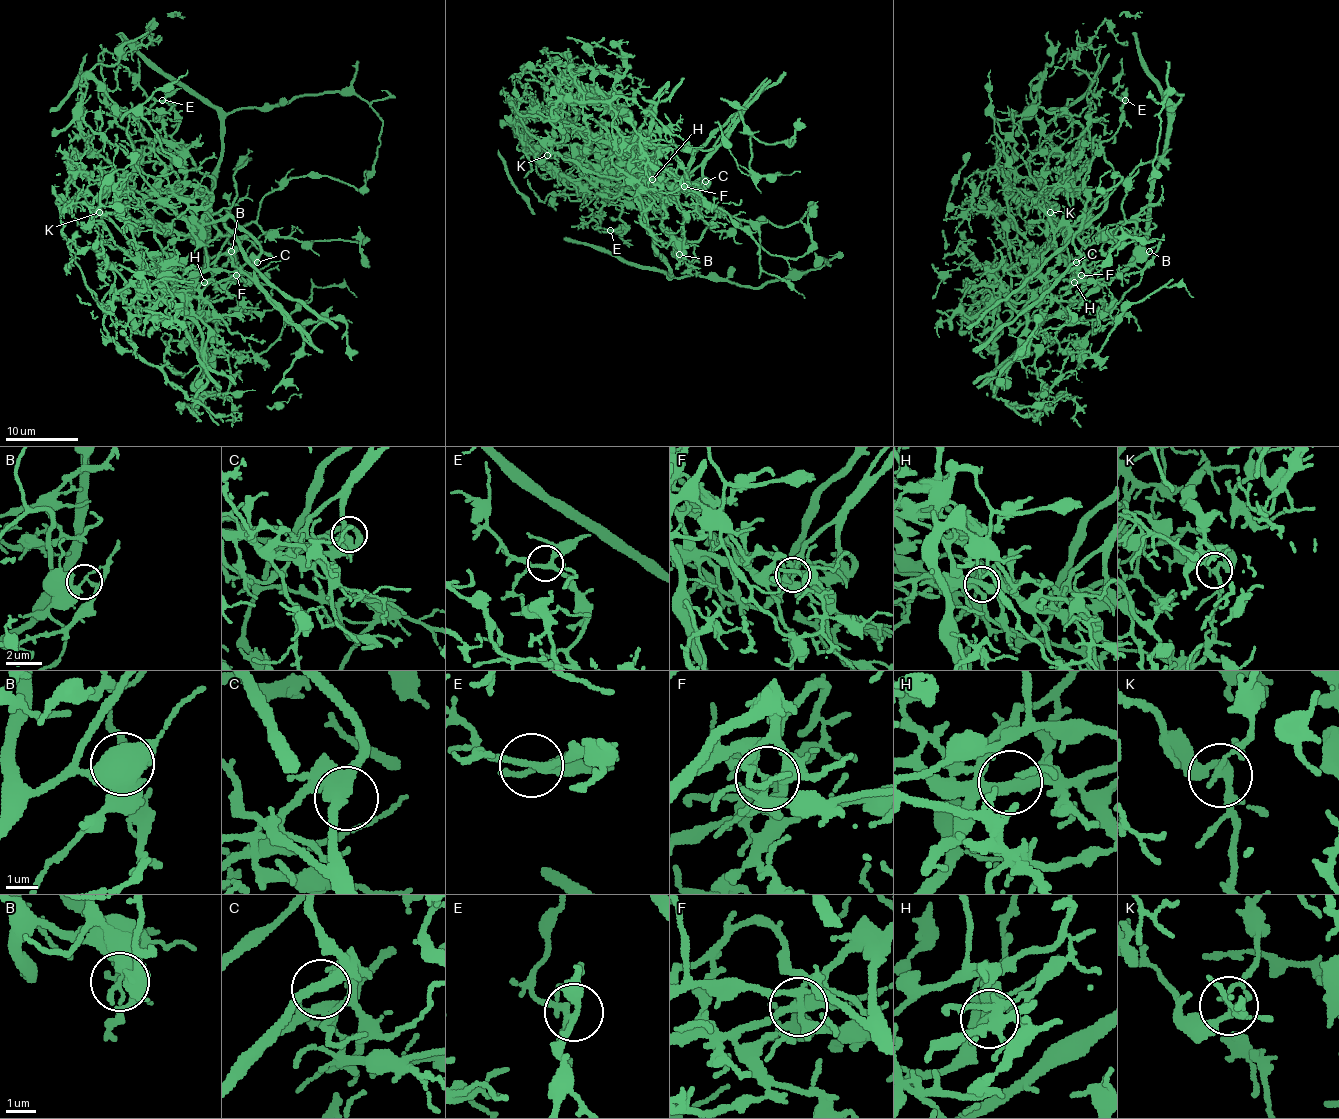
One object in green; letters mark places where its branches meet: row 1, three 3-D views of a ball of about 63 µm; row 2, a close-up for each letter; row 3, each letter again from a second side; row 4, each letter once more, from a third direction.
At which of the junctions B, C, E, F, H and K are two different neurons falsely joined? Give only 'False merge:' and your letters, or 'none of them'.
False merge: B, F, H, K

